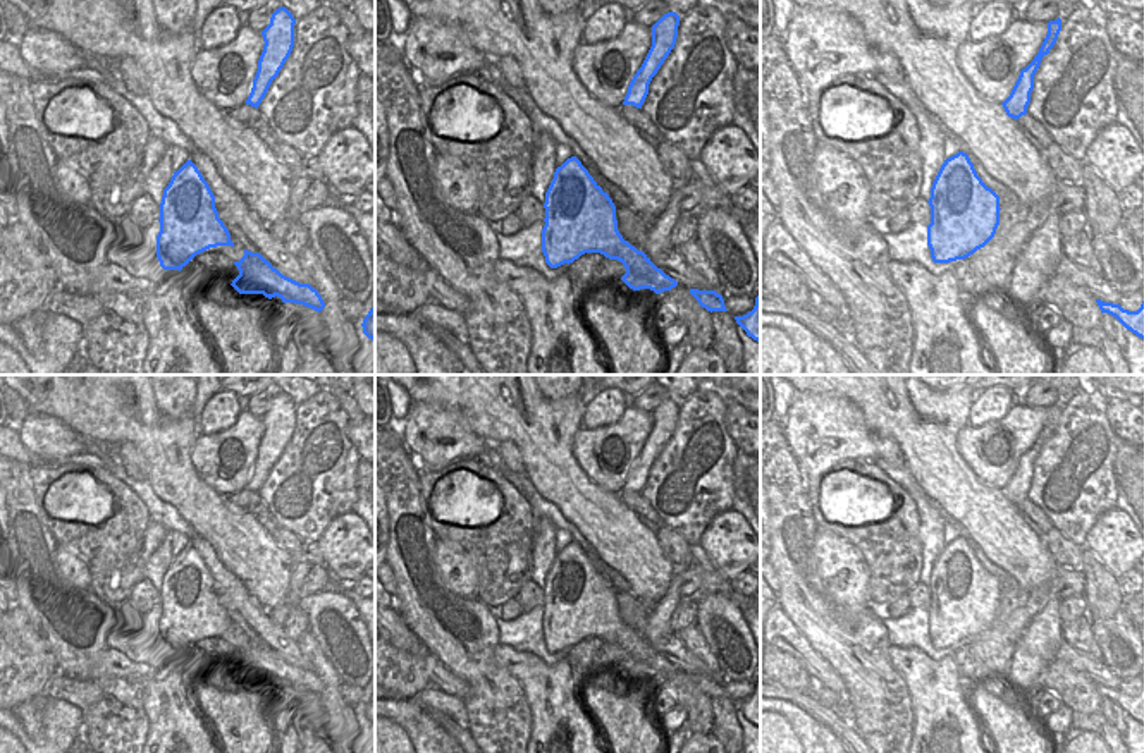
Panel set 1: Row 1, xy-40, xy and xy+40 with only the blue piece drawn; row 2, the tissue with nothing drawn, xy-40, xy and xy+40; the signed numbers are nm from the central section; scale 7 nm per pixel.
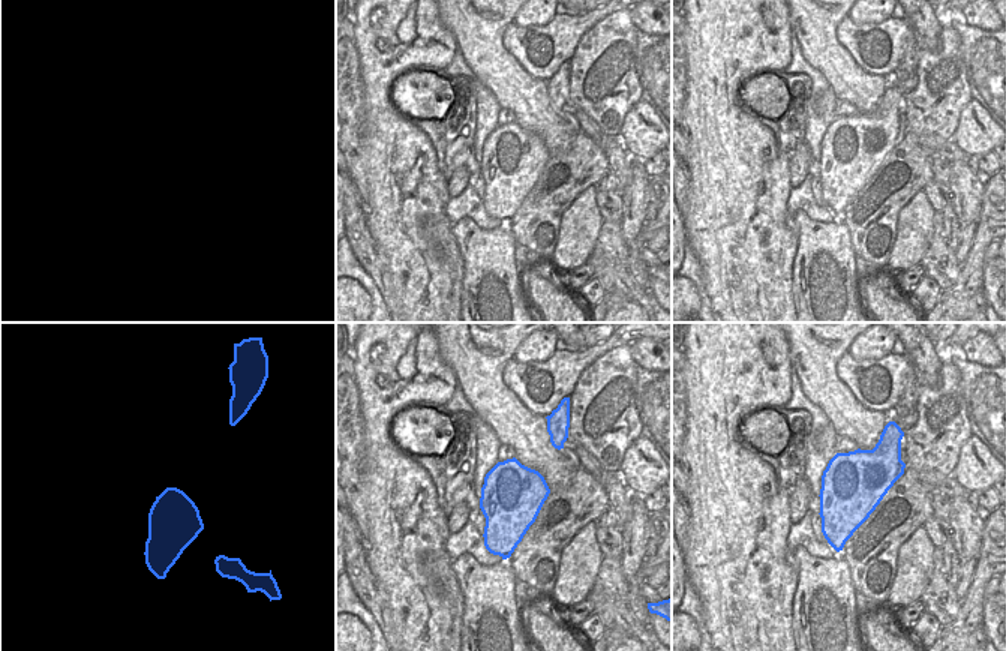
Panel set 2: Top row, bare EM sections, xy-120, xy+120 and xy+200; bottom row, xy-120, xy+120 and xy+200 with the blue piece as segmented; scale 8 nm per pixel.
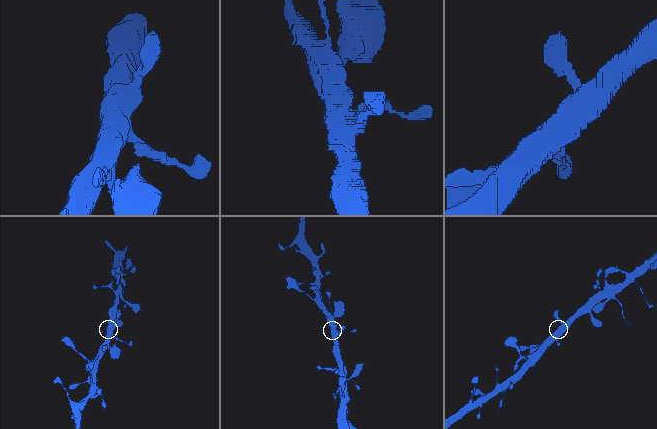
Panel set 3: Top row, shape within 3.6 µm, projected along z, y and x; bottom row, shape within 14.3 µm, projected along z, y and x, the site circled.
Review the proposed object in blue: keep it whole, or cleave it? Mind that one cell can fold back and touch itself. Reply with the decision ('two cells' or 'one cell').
one cell

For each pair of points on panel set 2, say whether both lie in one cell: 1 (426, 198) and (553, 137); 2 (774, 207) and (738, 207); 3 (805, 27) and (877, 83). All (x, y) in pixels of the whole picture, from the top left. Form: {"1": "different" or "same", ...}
{"1": "different", "2": "same", "3": "same"}

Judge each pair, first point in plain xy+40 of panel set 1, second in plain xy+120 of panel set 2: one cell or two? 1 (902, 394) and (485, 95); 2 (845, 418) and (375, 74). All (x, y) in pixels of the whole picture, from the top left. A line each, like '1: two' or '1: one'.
1: two
2: one

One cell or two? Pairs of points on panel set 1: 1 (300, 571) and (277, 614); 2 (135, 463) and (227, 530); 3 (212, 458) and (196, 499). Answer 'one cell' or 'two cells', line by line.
1: one cell
2: two cells
3: two cells

